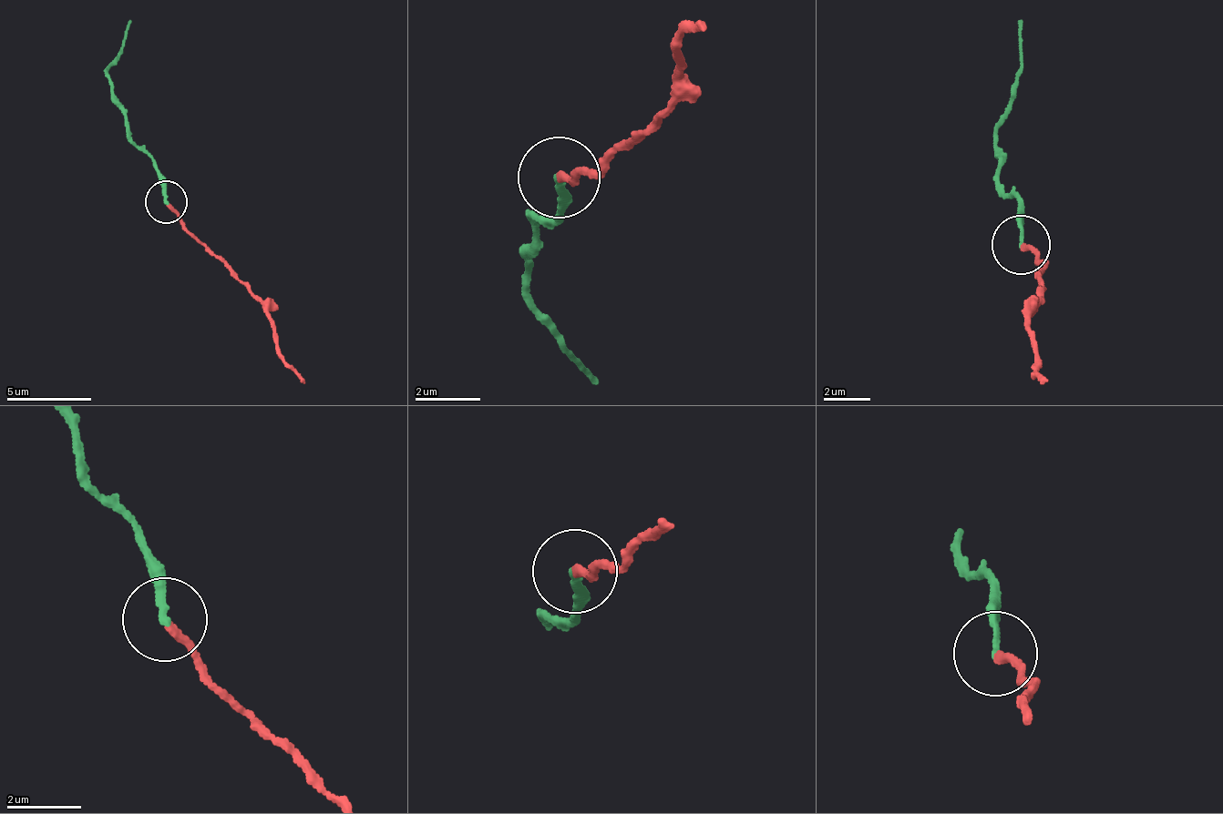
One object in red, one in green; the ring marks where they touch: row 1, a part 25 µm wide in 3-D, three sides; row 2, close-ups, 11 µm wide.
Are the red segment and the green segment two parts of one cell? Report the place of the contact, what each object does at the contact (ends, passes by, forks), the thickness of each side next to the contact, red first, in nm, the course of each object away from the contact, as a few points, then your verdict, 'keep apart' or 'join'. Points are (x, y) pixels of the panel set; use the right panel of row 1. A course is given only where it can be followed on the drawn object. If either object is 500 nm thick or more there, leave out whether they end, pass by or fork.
(1021, 245) | red ends | green ends | 220/180 nm | red via (1022, 245), (1044, 266), (1043, 291), (1028, 339), (1037, 371), (1046, 383) | green via (1022, 245), (1021, 195), (1000, 184), (1000, 155), (992, 150), (994, 128), (1007, 105), (1022, 17) | join

